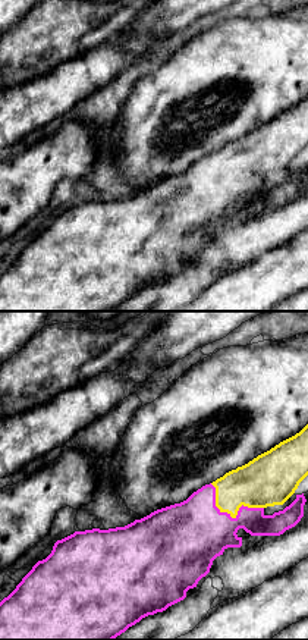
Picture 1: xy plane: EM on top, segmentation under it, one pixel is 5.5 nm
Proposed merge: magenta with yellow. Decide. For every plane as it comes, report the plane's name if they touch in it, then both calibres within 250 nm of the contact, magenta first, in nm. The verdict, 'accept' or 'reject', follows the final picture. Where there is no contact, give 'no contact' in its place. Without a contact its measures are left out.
xy | 380/260 nm

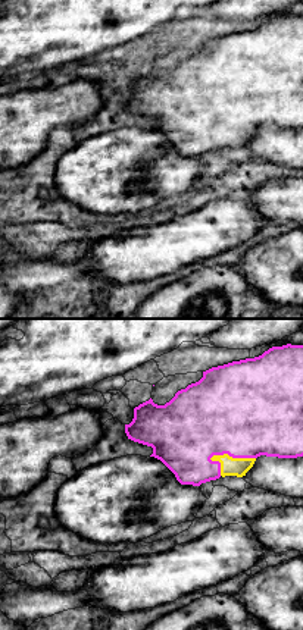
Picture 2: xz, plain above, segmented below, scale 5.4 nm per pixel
xz | 500/100 nm

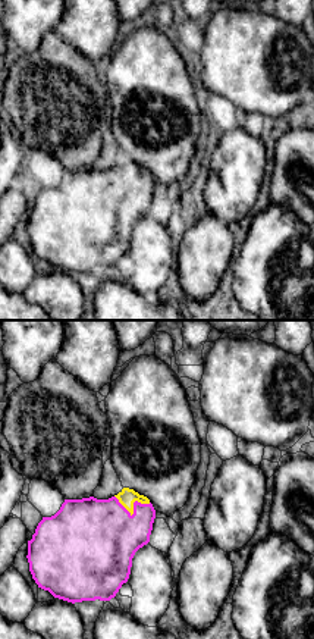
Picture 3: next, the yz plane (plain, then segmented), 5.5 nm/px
yz | 420/90 nm

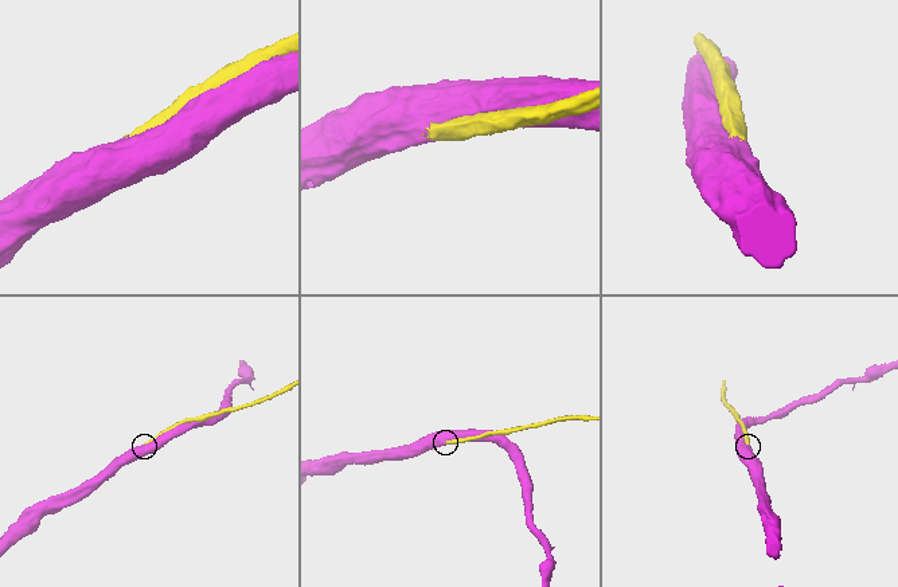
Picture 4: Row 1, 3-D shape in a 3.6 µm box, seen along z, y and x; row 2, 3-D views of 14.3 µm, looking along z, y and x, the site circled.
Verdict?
accept

